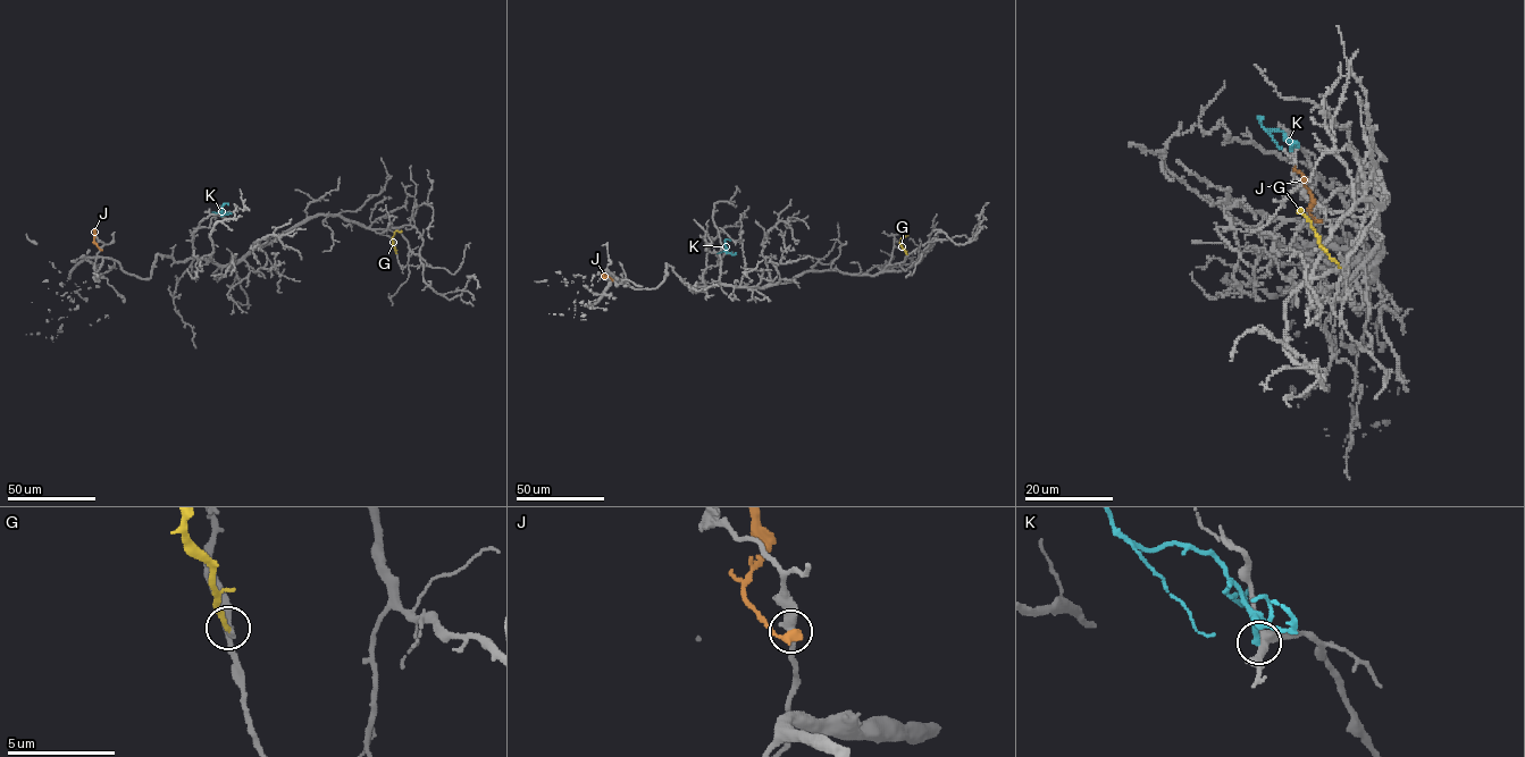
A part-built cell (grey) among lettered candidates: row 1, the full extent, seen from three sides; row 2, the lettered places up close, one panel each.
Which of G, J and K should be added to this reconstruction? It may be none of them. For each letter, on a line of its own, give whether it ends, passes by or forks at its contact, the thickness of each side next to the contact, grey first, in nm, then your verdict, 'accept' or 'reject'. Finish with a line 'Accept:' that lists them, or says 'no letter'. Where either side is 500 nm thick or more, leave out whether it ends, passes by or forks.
G: it ends; calibres 180 and 200 nm; accept
J: it ends; calibres 420 and 440 nm; reject
K: it ends; calibres 300 and 280 nm; reject
Accept: G

